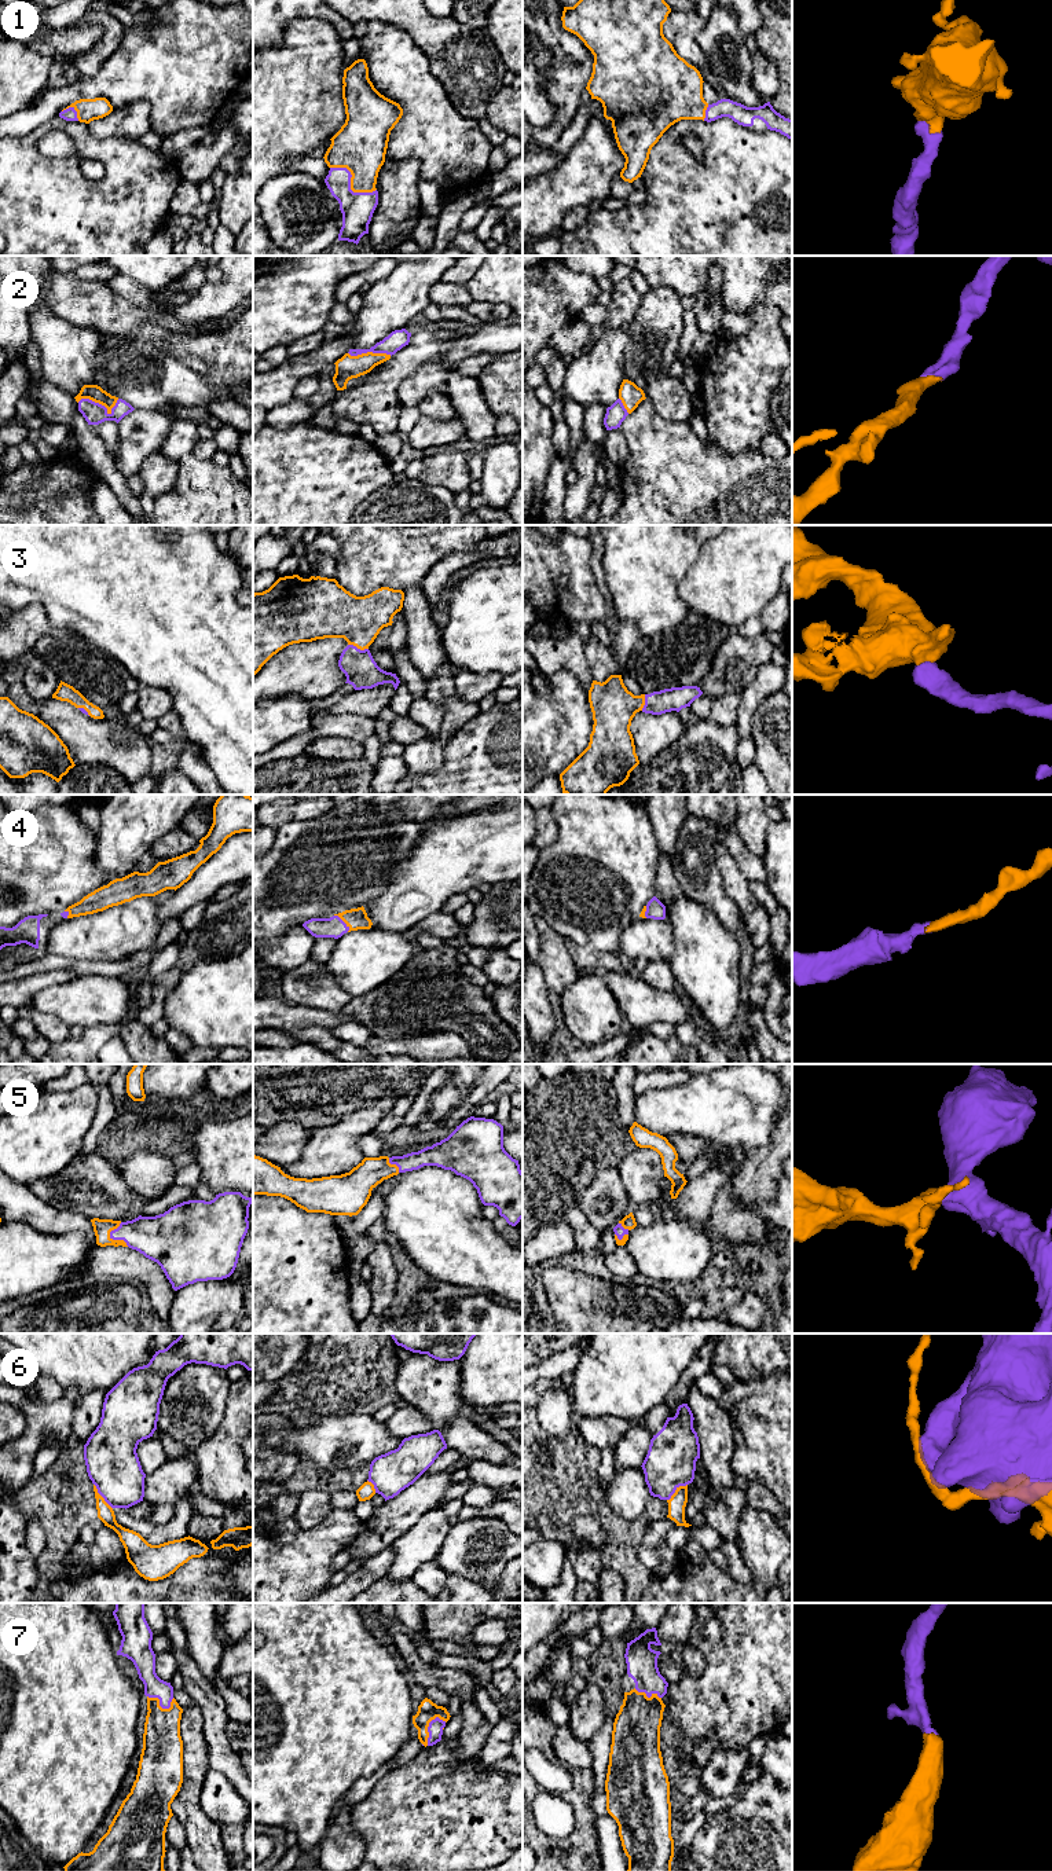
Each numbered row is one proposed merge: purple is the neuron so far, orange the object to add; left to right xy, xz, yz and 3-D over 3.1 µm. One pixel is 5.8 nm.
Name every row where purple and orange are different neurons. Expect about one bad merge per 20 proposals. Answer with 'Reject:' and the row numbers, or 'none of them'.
Reject: none of them

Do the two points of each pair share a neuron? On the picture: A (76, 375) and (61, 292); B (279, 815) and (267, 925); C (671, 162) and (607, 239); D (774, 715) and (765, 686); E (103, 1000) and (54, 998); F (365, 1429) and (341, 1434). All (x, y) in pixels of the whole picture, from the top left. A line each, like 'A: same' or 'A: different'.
A: different
B: different
C: same
D: different
E: same
F: same

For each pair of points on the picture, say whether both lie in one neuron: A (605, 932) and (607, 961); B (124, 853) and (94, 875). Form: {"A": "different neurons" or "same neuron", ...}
{"A": "different neurons", "B": "different neurons"}

